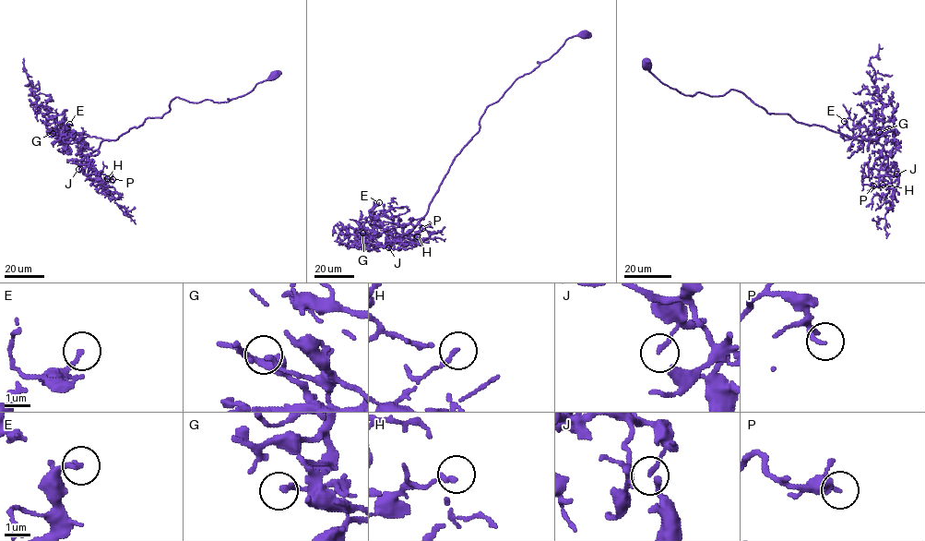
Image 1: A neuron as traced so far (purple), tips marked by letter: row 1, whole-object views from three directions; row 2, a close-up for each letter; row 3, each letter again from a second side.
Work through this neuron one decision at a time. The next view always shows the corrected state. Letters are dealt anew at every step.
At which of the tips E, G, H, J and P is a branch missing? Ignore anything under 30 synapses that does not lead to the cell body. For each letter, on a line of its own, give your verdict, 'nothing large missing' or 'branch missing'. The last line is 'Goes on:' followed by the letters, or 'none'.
E: nothing large missing
G: nothing large missing
H: nothing large missing
J: nothing large missing
P: nothing large missing
Goes on: none

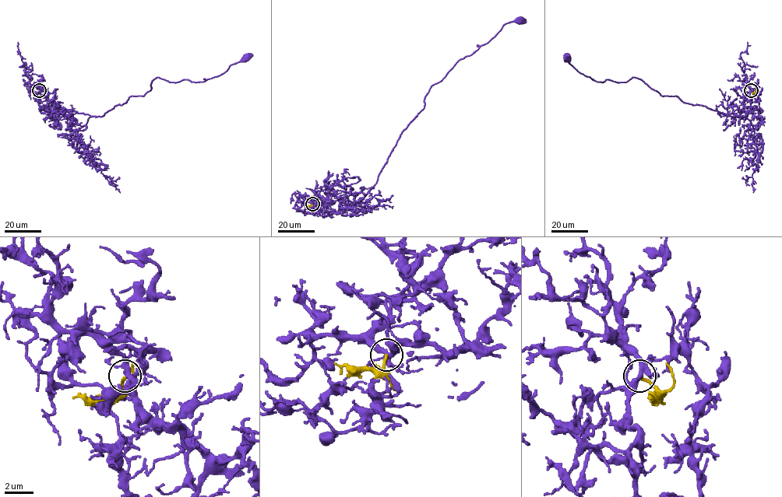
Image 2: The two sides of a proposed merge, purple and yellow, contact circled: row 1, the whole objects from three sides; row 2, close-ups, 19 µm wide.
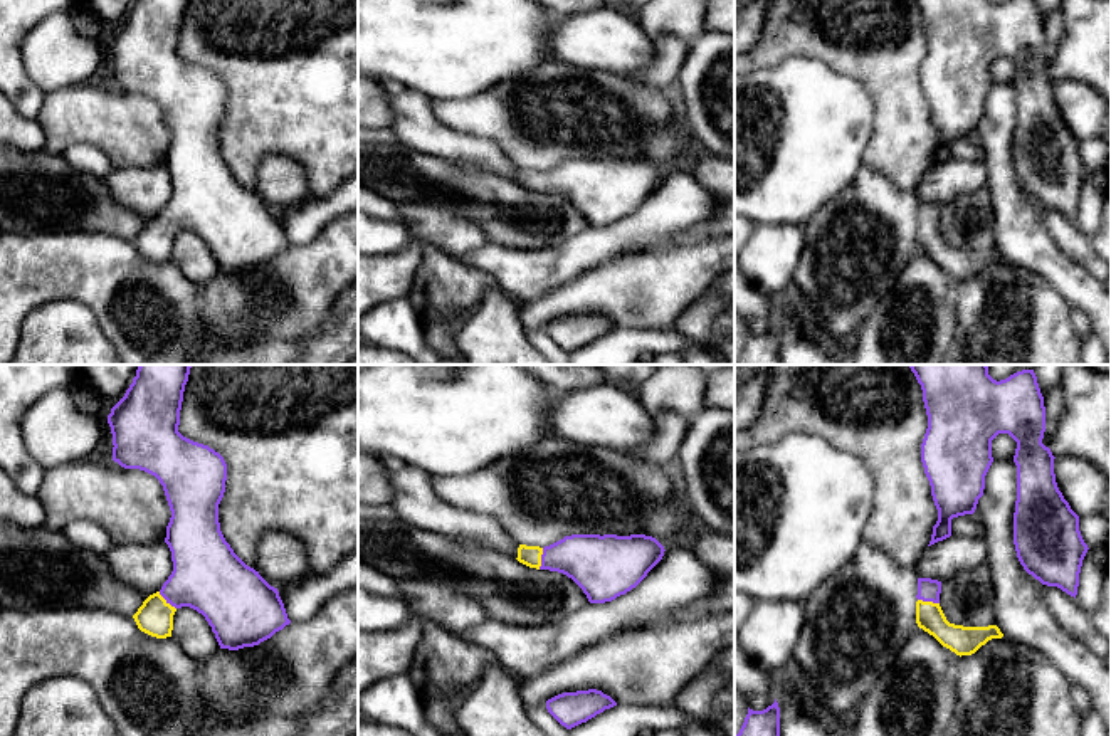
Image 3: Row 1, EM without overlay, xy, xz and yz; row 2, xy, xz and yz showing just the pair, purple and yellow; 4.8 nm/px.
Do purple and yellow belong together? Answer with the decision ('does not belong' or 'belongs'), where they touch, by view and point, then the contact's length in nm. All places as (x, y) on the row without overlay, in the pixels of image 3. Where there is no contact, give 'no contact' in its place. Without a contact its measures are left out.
belongs; meets purple in xz at (542, 182); contact 110 nm long

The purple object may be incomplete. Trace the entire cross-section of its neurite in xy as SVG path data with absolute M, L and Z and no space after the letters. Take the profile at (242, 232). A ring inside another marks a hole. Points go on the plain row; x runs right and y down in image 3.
M134 0L124 20L111 32L113 84L124 92L140 92L163 109L171 141L165 166L173 195L161 213L150 218L133 239L138 252L151 260L171 260L173 239L182 230L202 237L220 272L239 274L271 262L291 247L277 212L247 190L225 165L219 128L225 116L227 87L208 69L178 55L183 15L188 0Z

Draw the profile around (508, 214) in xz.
M358 139L358 185L395 203L450 207L476 223L489 244L514 250L555 247L590 227L563 197L529 192L504 176L467 170L397 141Z

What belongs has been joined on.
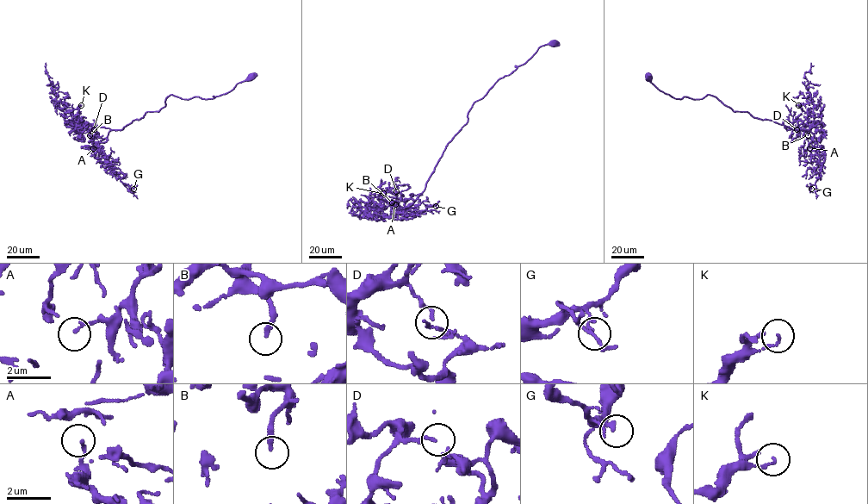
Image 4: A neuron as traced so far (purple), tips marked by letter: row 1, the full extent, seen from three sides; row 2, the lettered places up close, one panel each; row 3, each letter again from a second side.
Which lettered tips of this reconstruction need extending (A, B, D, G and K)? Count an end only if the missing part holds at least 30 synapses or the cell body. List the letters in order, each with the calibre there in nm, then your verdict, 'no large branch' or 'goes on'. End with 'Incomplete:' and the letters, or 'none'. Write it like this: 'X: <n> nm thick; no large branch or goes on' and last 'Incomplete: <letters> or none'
A: 140 nm thick; no large branch
B: 180 nm thick; goes on
D: 90 nm thick; no large branch
G: 170 nm thick; no large branch
K: 100 nm thick; no large branch
Incomplete: B

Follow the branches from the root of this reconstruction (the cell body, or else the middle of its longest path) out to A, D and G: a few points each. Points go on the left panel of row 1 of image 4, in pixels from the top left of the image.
A: (252, 76), (213, 98), (183, 99), (170, 95), (159, 111), (146, 111), (122, 129), (111, 129), (93, 148)
D: (252, 76), (213, 98), (183, 99), (170, 95), (159, 111), (146, 111), (121, 129), (80, 123), (94, 129)
G: (252, 76), (213, 98), (170, 95), (159, 111), (111, 129), (96, 150), (133, 189)

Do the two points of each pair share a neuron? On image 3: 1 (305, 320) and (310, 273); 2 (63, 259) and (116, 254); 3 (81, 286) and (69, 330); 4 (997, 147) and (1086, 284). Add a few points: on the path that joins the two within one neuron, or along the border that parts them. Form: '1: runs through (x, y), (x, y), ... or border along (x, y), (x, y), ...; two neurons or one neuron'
1: runs through (305, 308), (305, 284); one neuron
2: runs through (76, 259), (103, 259); one neuron
3: border along (37, 306), (61, 299), (81, 301), (101, 330); two neurons
4: runs through (1002, 184), (1017, 217), (1017, 227), (1049, 259); one neuron

